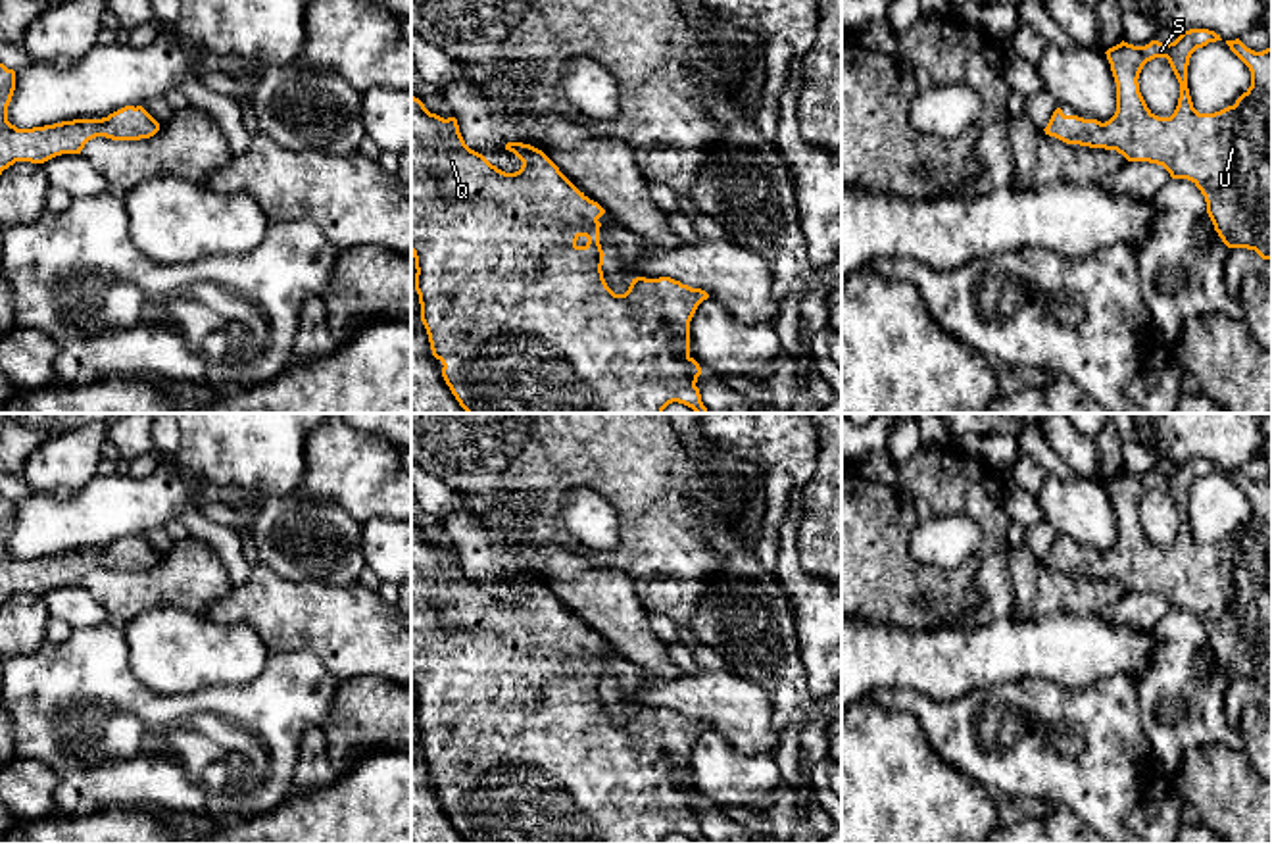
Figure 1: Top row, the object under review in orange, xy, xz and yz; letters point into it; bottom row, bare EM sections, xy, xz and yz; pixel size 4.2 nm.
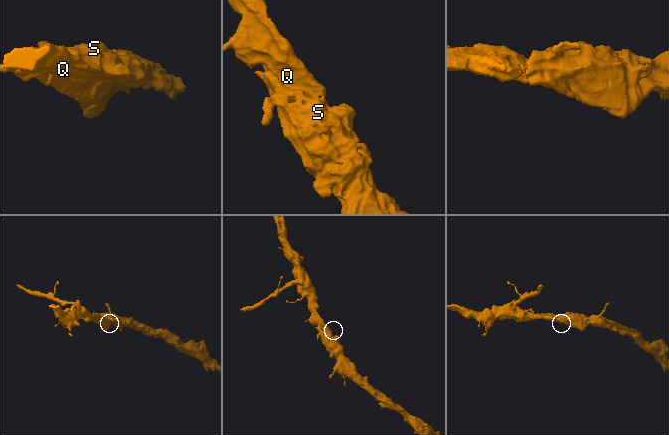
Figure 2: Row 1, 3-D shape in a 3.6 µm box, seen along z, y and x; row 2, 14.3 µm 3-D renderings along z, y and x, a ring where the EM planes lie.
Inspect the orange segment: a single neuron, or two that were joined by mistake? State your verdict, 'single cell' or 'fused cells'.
single cell

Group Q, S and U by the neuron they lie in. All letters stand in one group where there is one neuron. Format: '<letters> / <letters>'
Q S U

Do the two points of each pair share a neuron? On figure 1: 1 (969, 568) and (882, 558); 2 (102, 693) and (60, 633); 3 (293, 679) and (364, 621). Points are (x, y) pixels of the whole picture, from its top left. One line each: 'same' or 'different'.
1: same
2: different
3: different

